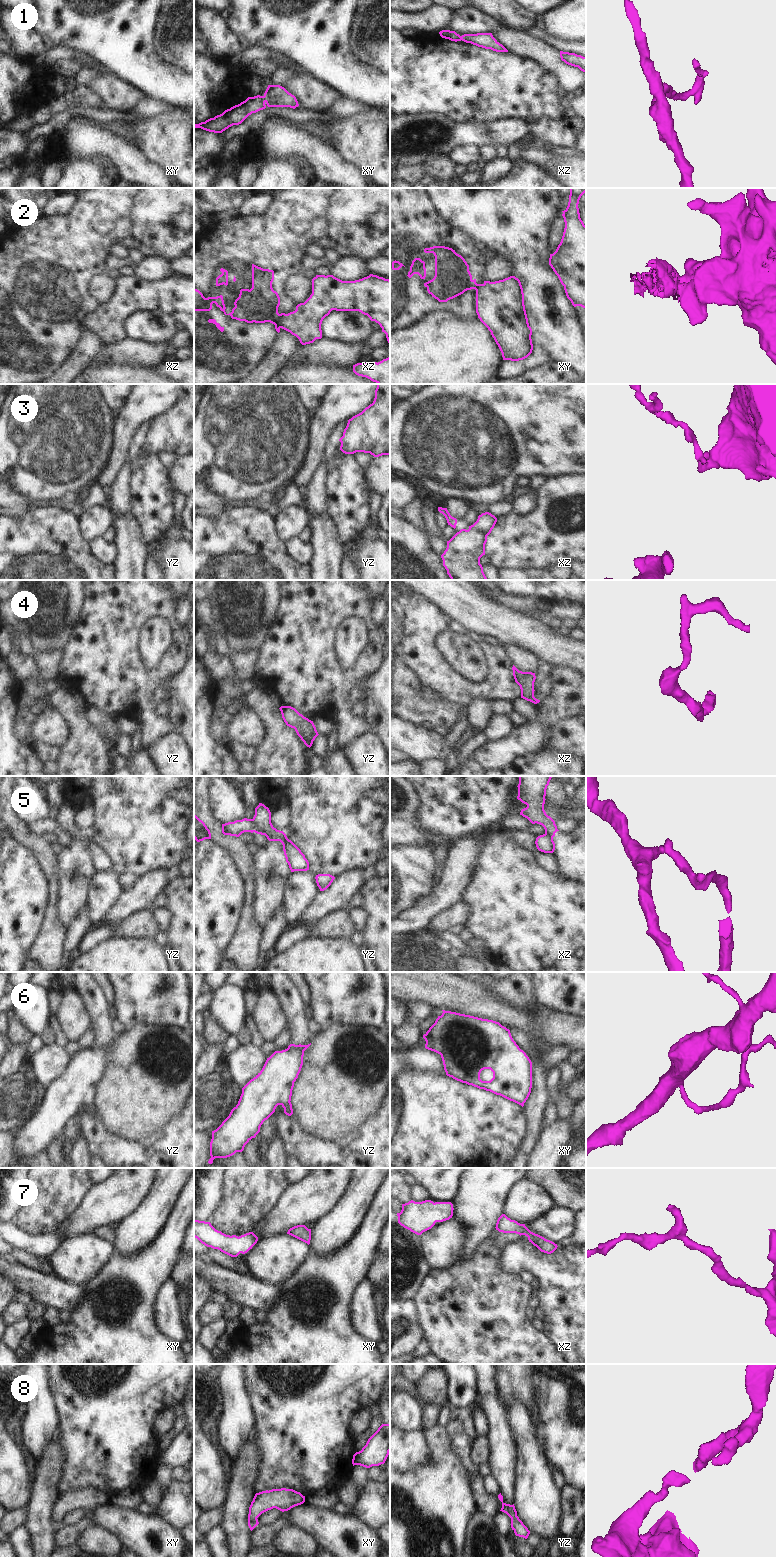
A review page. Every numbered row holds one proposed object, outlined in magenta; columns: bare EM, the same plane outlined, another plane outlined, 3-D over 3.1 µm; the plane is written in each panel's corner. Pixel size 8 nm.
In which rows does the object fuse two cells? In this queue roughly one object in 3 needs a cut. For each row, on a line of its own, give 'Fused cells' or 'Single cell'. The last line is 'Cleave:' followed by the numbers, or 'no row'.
1: Single cell
2: Fused cells
3: Fused cells
4: Single cell
5: Fused cells
6: Single cell
7: Single cell
8: Single cell
Cleave: 2, 3, 5.

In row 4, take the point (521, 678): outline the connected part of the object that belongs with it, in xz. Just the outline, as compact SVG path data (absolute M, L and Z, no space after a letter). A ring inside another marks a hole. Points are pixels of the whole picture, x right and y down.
M514 665L512 670L515 682L521 689L521 698L534 704L539 703L540 700L534 697L534 682L536 679L535 673L519 671Z

